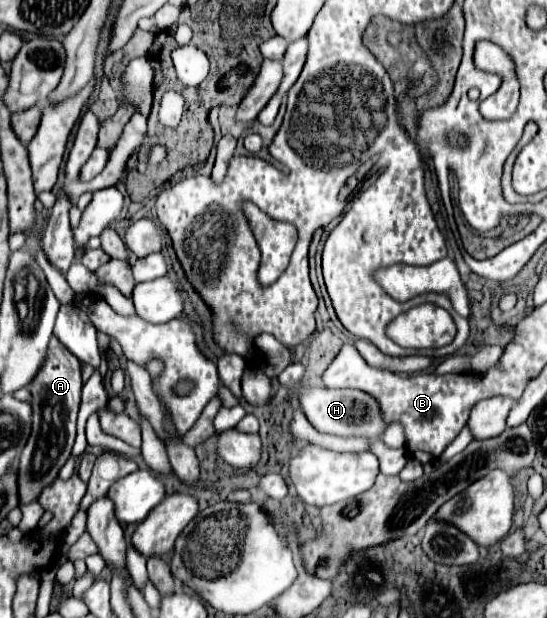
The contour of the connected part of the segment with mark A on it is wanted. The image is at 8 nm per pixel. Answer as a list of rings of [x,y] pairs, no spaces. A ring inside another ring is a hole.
[[[55,336],[49,342],[47,360],[29,390],[33,396],[33,430],[17,466],[19,504],[31,504],[39,500],[39,494],[45,490],[45,486],[51,486],[51,482],[57,478],[59,470],[71,456],[75,440],[75,422],[81,402],[81,364],[69,350],[59,346],[59,340]]]

